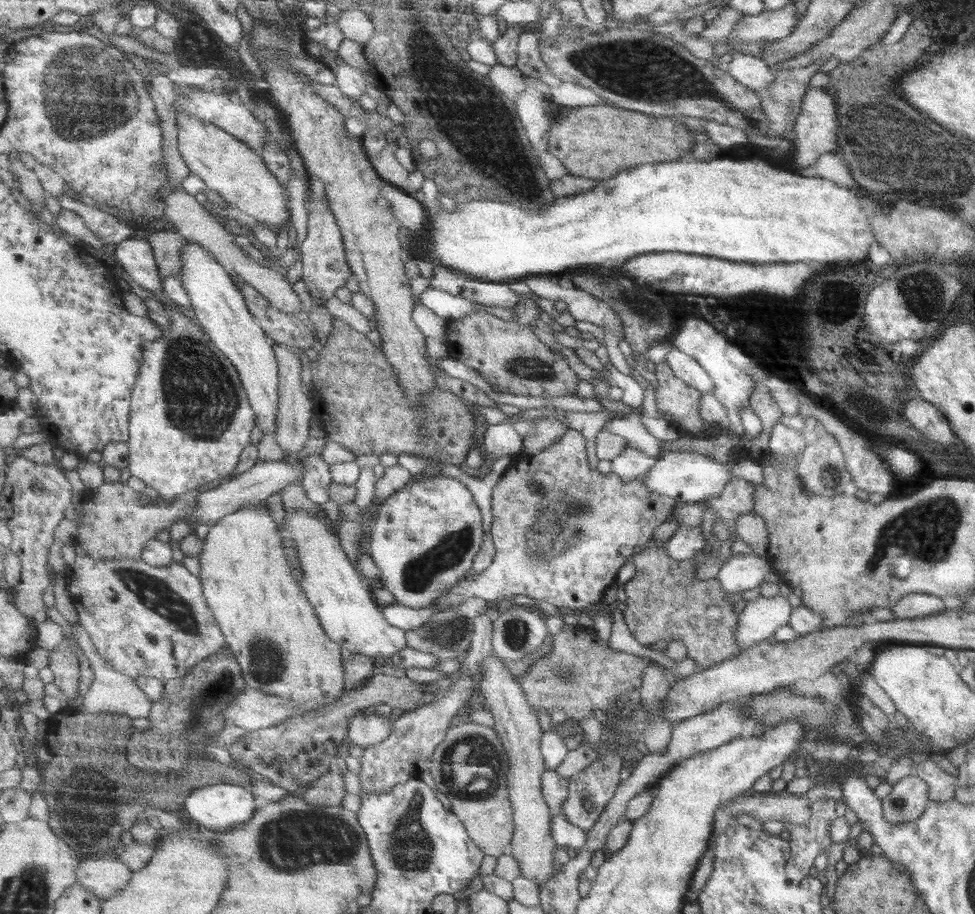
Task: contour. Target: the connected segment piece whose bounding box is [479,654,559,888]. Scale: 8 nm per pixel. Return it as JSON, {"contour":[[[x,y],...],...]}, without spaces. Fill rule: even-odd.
{"contour":[[[494,654],[483,660],[479,689],[486,698],[486,708],[493,713],[494,727],[509,752],[506,776],[515,808],[516,823],[515,838],[510,846],[510,853],[520,861],[523,876],[542,888],[557,874],[554,862],[557,860],[555,852],[559,844],[556,844],[554,834],[552,834],[553,812],[542,792],[544,790],[542,776],[548,769],[542,750],[545,730],[540,722],[539,714],[528,702],[526,692],[520,683],[519,678],[510,672],[510,668],[506,667],[506,662],[498,655]]]}

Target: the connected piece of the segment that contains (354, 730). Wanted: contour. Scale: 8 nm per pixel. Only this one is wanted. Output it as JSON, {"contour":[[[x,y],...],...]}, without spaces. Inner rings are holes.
{"contour":[[[358,713],[352,720],[349,728],[349,738],[354,744],[364,747],[376,746],[390,738],[393,721],[378,713],[370,715]]]}

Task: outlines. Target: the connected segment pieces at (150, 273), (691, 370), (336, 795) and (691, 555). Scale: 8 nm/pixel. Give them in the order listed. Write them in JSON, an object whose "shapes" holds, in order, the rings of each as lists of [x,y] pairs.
{"shapes":[[[[141,236],[128,238],[128,241],[117,245],[115,256],[136,283],[156,294],[164,294],[164,276],[161,276],[155,248],[149,240]]],[[[670,345],[670,349],[667,361],[679,378],[700,392],[712,393],[714,384],[712,384],[710,375],[704,370],[704,365],[691,354],[682,352],[677,346]]],[[[329,771],[313,782],[304,798],[314,806],[340,806],[348,793],[345,775]]],[[[685,526],[666,543],[670,557],[678,561],[694,560],[699,550],[710,547],[704,541],[702,526]]]]}

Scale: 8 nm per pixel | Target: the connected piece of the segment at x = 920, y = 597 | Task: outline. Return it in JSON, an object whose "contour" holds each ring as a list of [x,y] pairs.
{"contour":[[[913,593],[900,599],[891,610],[896,619],[914,619],[942,612],[945,606],[944,602],[936,596]]]}

